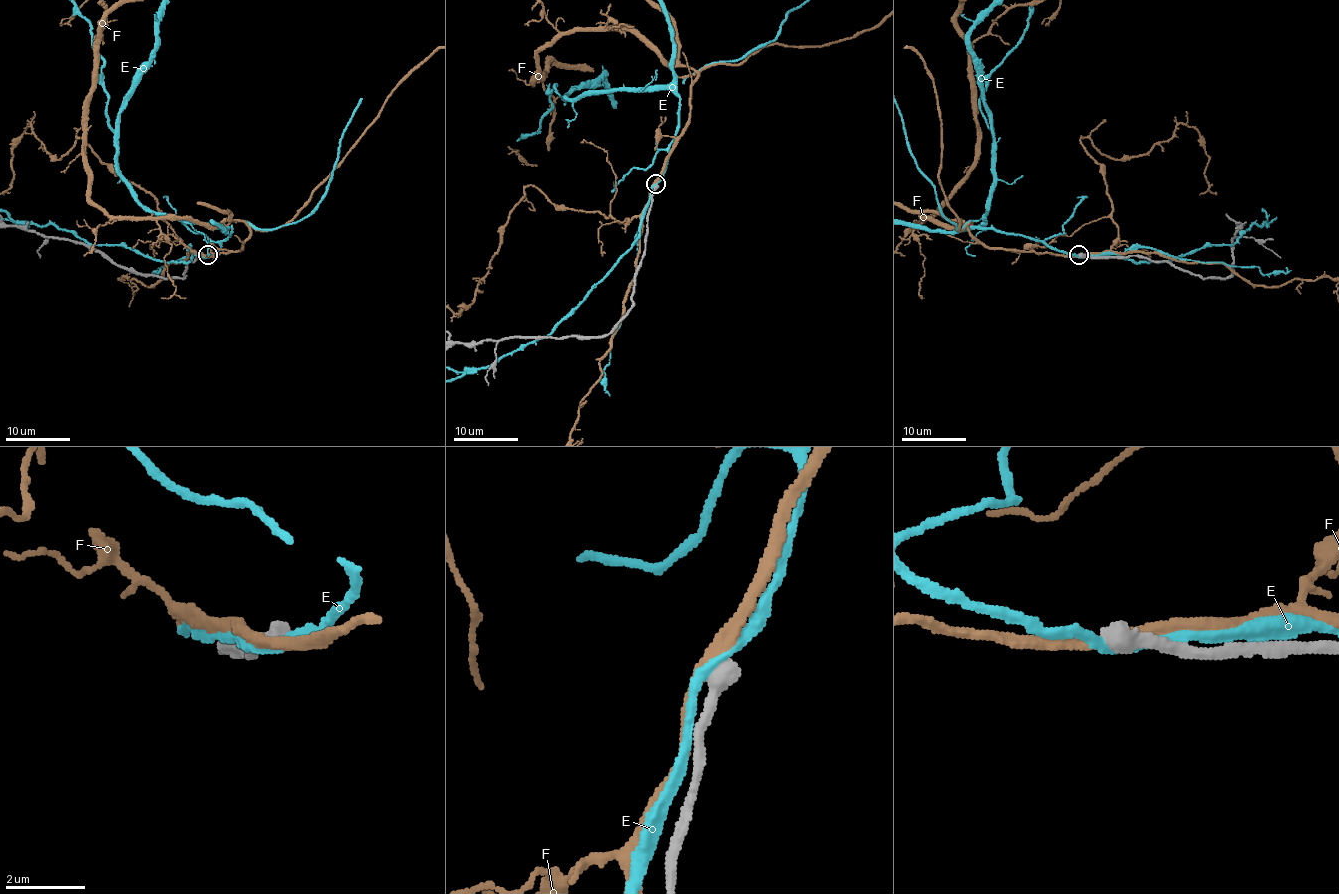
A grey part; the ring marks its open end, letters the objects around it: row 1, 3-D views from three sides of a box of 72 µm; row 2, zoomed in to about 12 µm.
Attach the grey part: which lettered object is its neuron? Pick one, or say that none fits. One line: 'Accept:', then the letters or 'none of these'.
Accept: none of these

